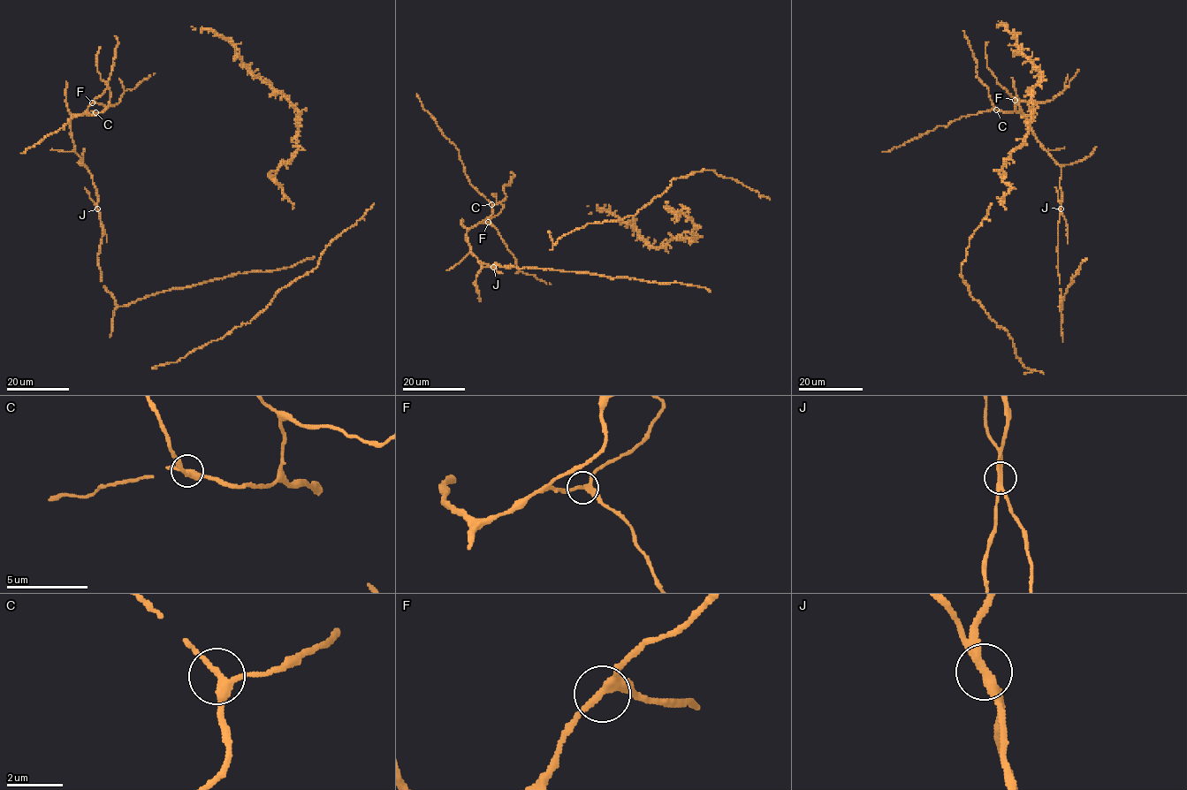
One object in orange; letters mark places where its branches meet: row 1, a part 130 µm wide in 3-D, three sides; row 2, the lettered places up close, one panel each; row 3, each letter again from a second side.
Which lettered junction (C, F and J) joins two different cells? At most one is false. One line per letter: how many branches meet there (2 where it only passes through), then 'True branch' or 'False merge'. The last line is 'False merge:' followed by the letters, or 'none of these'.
C: Branches: 3. True branch
F: Branches: 3. True branch
J: Branches: 3. False merge
False merge: J

